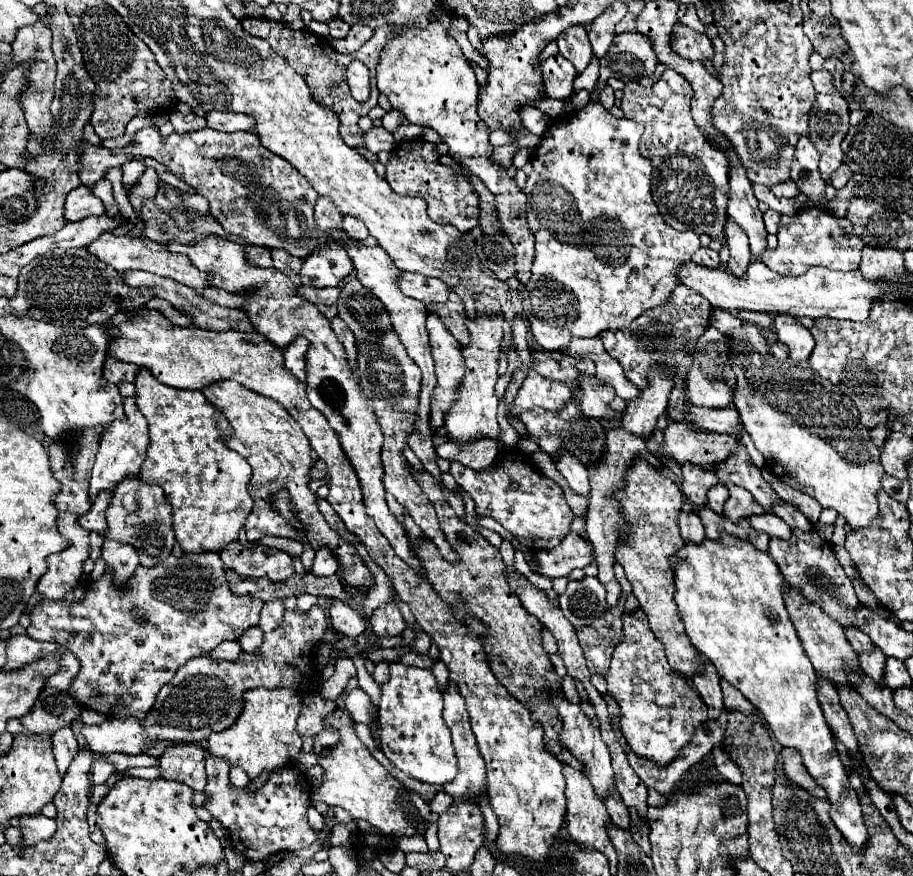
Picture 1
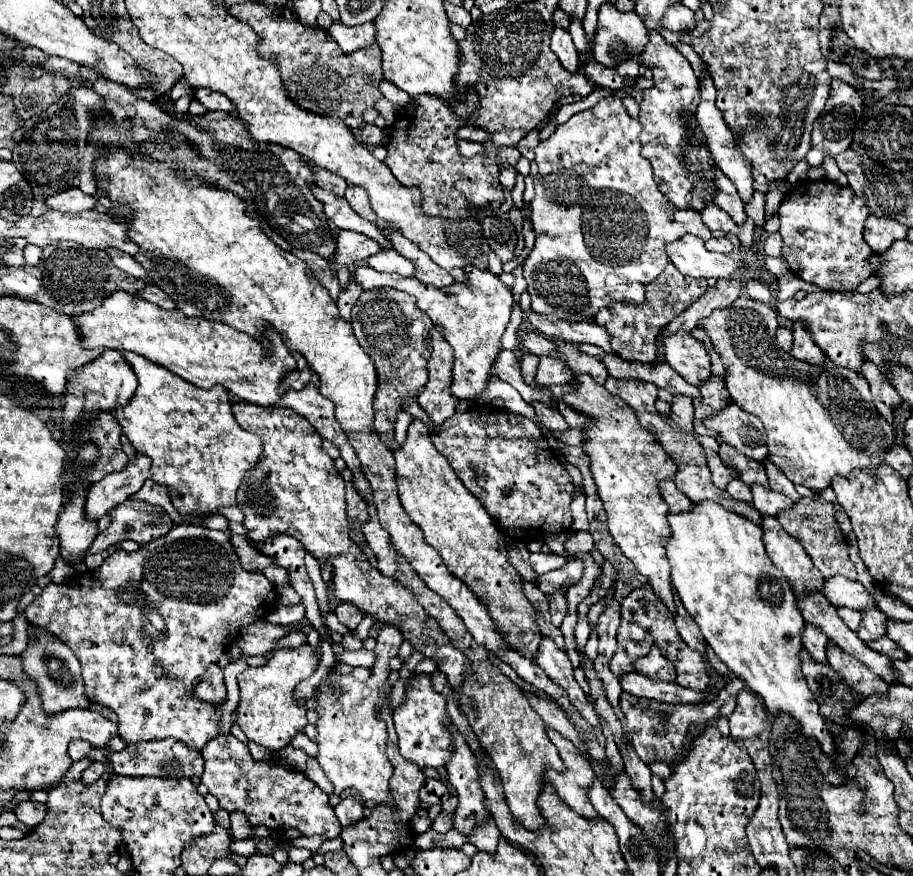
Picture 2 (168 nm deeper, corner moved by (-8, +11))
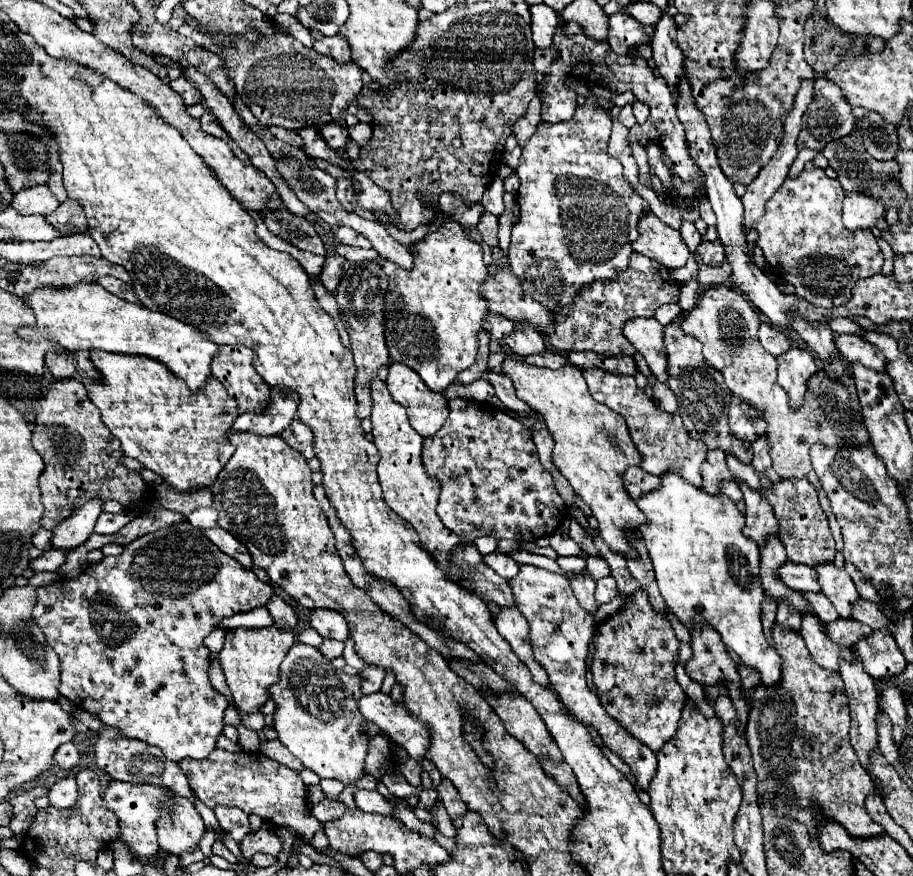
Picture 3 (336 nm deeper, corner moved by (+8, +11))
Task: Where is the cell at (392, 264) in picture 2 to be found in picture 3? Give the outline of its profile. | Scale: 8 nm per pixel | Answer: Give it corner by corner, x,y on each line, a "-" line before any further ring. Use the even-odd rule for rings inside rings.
334,242
334,250
336,254
344,256
350,262
370,262
370,260
380,260
380,256
370,248
370,250
362,250
362,248
354,248
354,246
346,246
340,242

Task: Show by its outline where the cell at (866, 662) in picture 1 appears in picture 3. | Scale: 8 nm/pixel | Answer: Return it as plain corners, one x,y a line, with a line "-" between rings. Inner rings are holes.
816,564
818,580
822,592
832,600
836,610
840,612
842,618
852,618
850,610
854,600
858,598
858,592
854,588
852,578
846,574
846,570
836,568
836,564

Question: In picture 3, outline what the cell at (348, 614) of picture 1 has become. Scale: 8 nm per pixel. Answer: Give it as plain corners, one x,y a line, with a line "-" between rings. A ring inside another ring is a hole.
314,610
310,614
310,624
312,628
322,636
322,638
332,638
332,640
346,640
348,638
348,624
344,616
340,616
334,610

